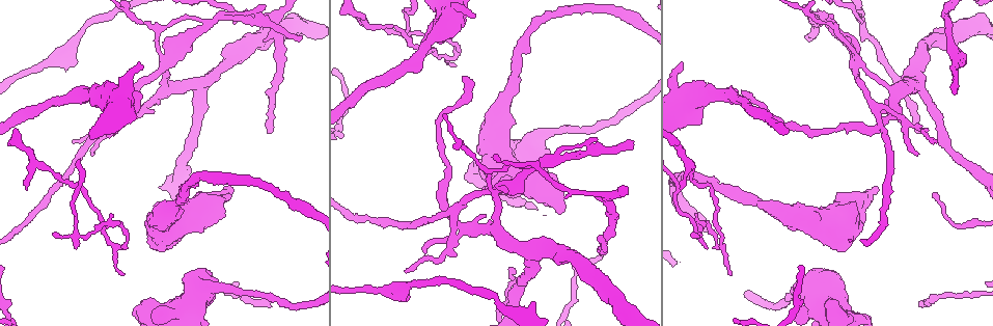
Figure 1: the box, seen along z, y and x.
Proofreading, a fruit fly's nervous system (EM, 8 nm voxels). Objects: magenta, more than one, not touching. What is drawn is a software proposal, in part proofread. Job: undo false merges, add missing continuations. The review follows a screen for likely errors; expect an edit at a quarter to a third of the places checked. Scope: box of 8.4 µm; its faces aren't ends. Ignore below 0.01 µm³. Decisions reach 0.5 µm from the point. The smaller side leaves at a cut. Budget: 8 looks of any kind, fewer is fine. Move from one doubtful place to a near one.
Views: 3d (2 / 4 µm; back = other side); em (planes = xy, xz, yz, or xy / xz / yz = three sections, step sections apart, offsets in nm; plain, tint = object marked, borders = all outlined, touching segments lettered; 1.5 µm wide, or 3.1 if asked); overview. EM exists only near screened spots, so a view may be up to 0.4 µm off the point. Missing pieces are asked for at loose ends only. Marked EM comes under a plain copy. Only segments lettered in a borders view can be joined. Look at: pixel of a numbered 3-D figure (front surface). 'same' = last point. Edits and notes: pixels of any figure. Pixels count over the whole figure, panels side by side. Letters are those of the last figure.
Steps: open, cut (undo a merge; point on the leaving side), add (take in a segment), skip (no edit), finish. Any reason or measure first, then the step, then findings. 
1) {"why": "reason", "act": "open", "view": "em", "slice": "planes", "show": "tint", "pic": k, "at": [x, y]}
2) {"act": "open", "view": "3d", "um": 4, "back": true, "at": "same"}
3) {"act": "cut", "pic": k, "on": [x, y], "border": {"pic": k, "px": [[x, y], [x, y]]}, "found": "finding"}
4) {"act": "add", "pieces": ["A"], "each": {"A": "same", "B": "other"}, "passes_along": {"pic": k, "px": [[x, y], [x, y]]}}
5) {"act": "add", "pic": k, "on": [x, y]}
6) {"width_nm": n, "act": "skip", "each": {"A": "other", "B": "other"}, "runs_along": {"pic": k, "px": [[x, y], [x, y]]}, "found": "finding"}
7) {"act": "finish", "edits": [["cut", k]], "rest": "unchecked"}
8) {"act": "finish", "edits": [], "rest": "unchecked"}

{"why": "abrupt turn", "act": "open", "view": "3d", "um": 4, "pic": 1, "at": [412, 32]}

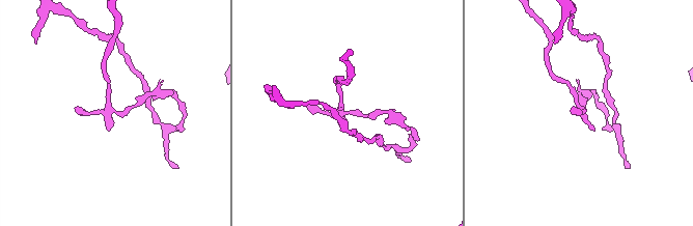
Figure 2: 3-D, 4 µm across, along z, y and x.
{"why": "now the EM", "act": "open", "view": "em", "slice": "planes", "show": "tint", "pic": 2, "at": [117, 111]}

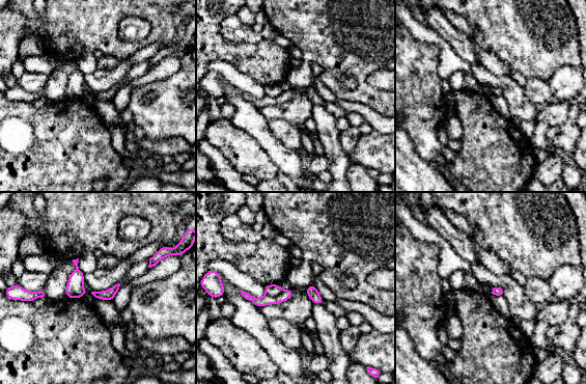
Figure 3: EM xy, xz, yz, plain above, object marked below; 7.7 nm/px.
{"why": "see the neighbours", "act": "open", "view": "em", "slice": "planes", "show": "borders", "at": "same"}

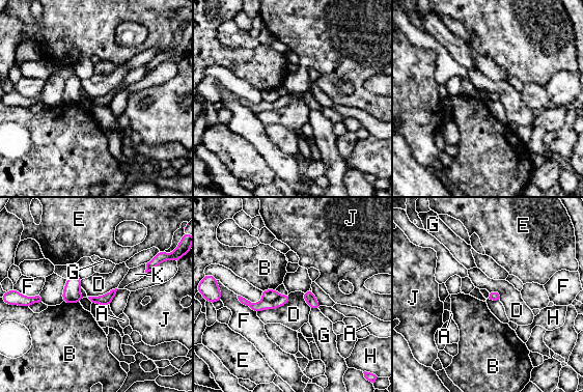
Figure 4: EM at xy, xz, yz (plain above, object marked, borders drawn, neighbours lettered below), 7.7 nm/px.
{"act": "cut", "pic": 4, "on": [256, 307], "each": {"A": "other", "B": "other", "D": "other", "E": "other", "F": "other", "G": "other", "H": "other", "J": "other", "K": "other"}, "border": {"pic": 4, "px": [[280, 296], [273, 301], [262, 299]]}, "found": "a second neuron is stuck on"}

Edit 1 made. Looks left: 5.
{"act": "open", "view": "overview"}

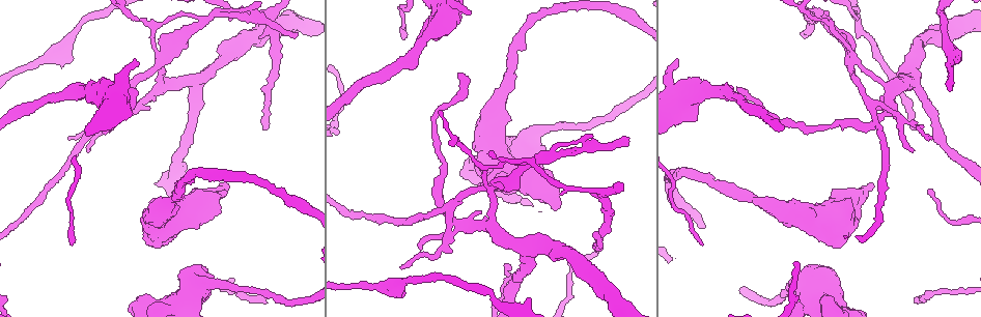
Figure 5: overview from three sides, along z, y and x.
{"act": "open", "view": "em", "slice": "planes", "show": "borders", "pic": 5, "at": [164, 225]}

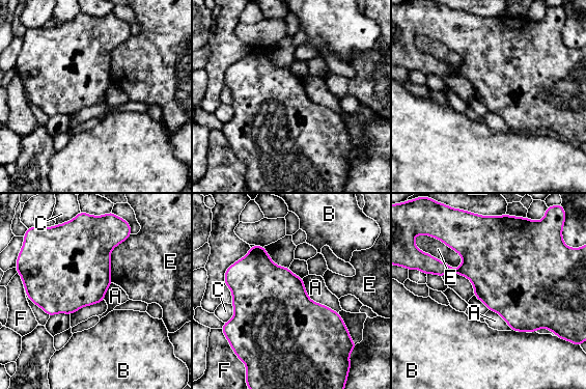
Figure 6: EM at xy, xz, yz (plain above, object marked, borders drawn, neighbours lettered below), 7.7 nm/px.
{"width_nm": 360, "act": "skip", "each": {"A": "other", "B": "other", "C": "other", "E": "other", "F": "other"}, "border": {"pic": 6, "px": [[416, 245], [454, 269], [463, 261]]}, "found": "continuous, no second neuron"}

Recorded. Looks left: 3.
{"why": "arms part here", "act": "open", "view": "em", "slice": "planes", "show": "tint", "pic": 5, "at": [874, 120]}

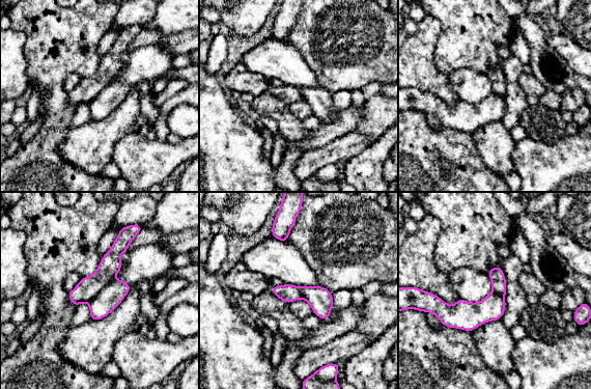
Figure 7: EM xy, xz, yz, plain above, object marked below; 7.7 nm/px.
{"act": "open", "view": "em", "slice": "planes", "show": "borders", "at": "same"}

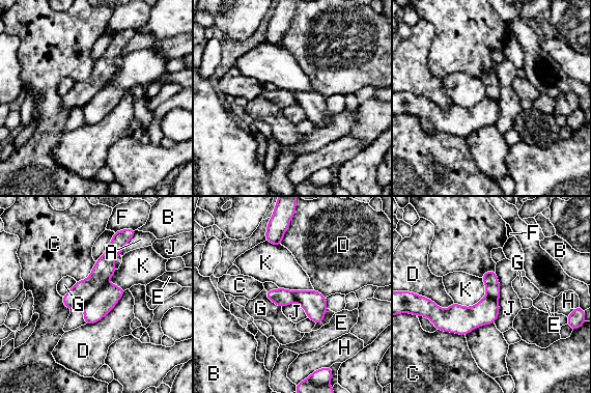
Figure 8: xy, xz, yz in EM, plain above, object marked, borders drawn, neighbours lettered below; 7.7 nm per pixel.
{"act": "cut", "pic": 8, "on": [82, 291], "each": {"A": "other", "B": "other", "C": "other", "D": "other", "E": "other", "F": "other", "G": "other", "H": "other", "J": "other", "K": "other"}, "found": "a second neuron is stuck on"}

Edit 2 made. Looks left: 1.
{"act": "finish", "edits": [["cut", 4], ["cut", 8]], "rest": "unchecked"}

